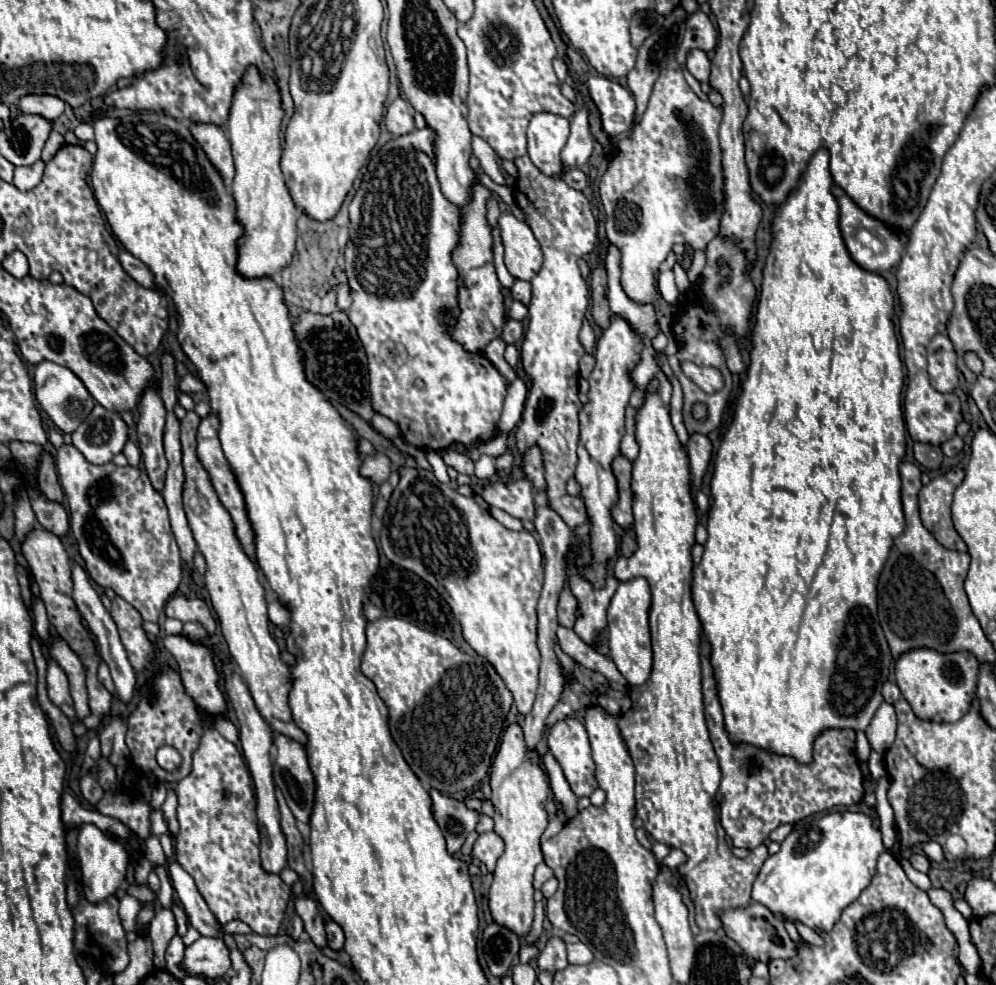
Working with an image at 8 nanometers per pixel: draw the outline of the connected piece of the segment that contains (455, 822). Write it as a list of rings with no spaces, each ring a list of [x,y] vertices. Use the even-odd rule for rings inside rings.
[[[430,790],[430,796],[434,802],[434,818],[440,826],[440,830],[444,832],[448,852],[456,854],[456,852],[460,852],[468,832],[474,830],[474,826],[478,822],[478,812],[468,810],[464,806],[464,802],[448,798],[448,796],[440,794],[438,790]]]

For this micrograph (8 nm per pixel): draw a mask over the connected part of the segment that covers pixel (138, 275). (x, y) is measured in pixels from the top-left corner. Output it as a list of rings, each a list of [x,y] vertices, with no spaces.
[[[120,250],[118,260],[120,260],[122,268],[124,268],[138,284],[142,284],[142,286],[146,286],[146,288],[154,288],[154,278],[152,278],[152,274],[150,274],[150,270],[148,270],[148,266],[146,266],[144,262],[140,262],[138,258],[134,258],[134,256],[132,256],[130,252],[126,252],[126,250]]]

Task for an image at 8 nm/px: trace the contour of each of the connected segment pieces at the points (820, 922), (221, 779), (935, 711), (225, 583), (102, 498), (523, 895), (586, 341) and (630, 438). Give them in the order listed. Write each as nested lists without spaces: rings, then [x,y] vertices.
[[[852,810],[824,812],[816,820],[810,818],[808,824],[806,820],[798,822],[796,828],[780,844],[780,852],[770,856],[764,862],[752,886],[752,900],[768,906],[772,912],[784,914],[788,920],[800,920],[802,924],[814,930],[820,928],[828,932],[840,918],[840,912],[848,904],[852,904],[862,894],[862,890],[870,886],[870,880],[876,872],[876,860],[882,852],[888,852],[888,850],[882,844],[880,828],[874,826],[872,816],[864,812],[852,812]]]
[[[206,728],[198,750],[192,754],[192,770],[176,784],[180,830],[174,836],[174,852],[180,866],[194,878],[198,892],[206,900],[220,924],[242,920],[252,932],[262,936],[278,936],[290,902],[290,888],[276,874],[268,874],[260,864],[260,834],[256,822],[256,798],[250,772],[238,748],[224,740],[214,728]]]
[[[912,648],[896,660],[896,684],[912,706],[914,714],[930,722],[958,722],[970,708],[976,694],[978,660],[970,652],[940,654],[930,648]]]
[[[188,412],[180,422],[180,438],[182,438],[182,466],[184,466],[184,512],[188,516],[188,526],[194,534],[198,550],[206,558],[206,588],[210,592],[212,608],[220,620],[222,634],[226,638],[230,656],[240,668],[240,676],[250,688],[250,694],[256,702],[258,712],[272,726],[272,730],[294,738],[304,744],[306,734],[296,728],[292,722],[292,714],[288,708],[288,666],[280,660],[280,650],[274,638],[270,636],[270,622],[266,616],[266,592],[260,580],[260,572],[256,570],[250,556],[246,556],[236,530],[232,516],[222,508],[218,494],[214,492],[210,474],[202,468],[202,462],[196,454],[196,434],[200,416],[196,412]]]
[[[64,444],[56,450],[56,470],[68,498],[70,528],[74,538],[78,540],[78,550],[86,562],[88,574],[94,578],[96,584],[100,584],[102,588],[112,588],[118,596],[132,604],[144,620],[158,622],[162,608],[174,596],[182,580],[182,560],[174,534],[170,530],[168,510],[162,494],[152,488],[146,472],[132,466],[118,468],[112,462],[92,466],[72,444]]]
[[[518,724],[506,728],[504,738],[500,742],[496,760],[490,772],[490,786],[492,794],[490,800],[494,804],[494,832],[504,840],[504,854],[498,858],[494,870],[494,882],[490,886],[490,912],[498,924],[508,926],[518,936],[524,936],[534,918],[534,888],[532,876],[538,864],[542,864],[542,850],[540,850],[540,836],[548,826],[544,802],[548,798],[550,786],[548,778],[538,766],[538,754],[526,752],[524,736]]]
[[[584,320],[584,324],[582,324],[580,344],[584,346],[586,354],[594,354],[594,346],[596,346],[596,340],[594,340],[594,330],[592,330],[592,326],[588,324],[588,320]]]
[[[628,408],[626,410],[626,432],[622,436],[622,442],[620,442],[620,452],[630,458],[632,462],[636,460],[638,456],[638,444],[634,440],[634,408]]]

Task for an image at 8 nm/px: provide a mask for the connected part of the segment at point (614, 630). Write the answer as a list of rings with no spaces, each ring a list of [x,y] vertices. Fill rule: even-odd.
[[[634,578],[630,582],[620,582],[610,606],[608,606],[608,648],[610,658],[616,668],[628,680],[630,686],[640,686],[648,680],[652,670],[652,648],[648,630],[648,610],[650,610],[650,586],[648,580]]]

